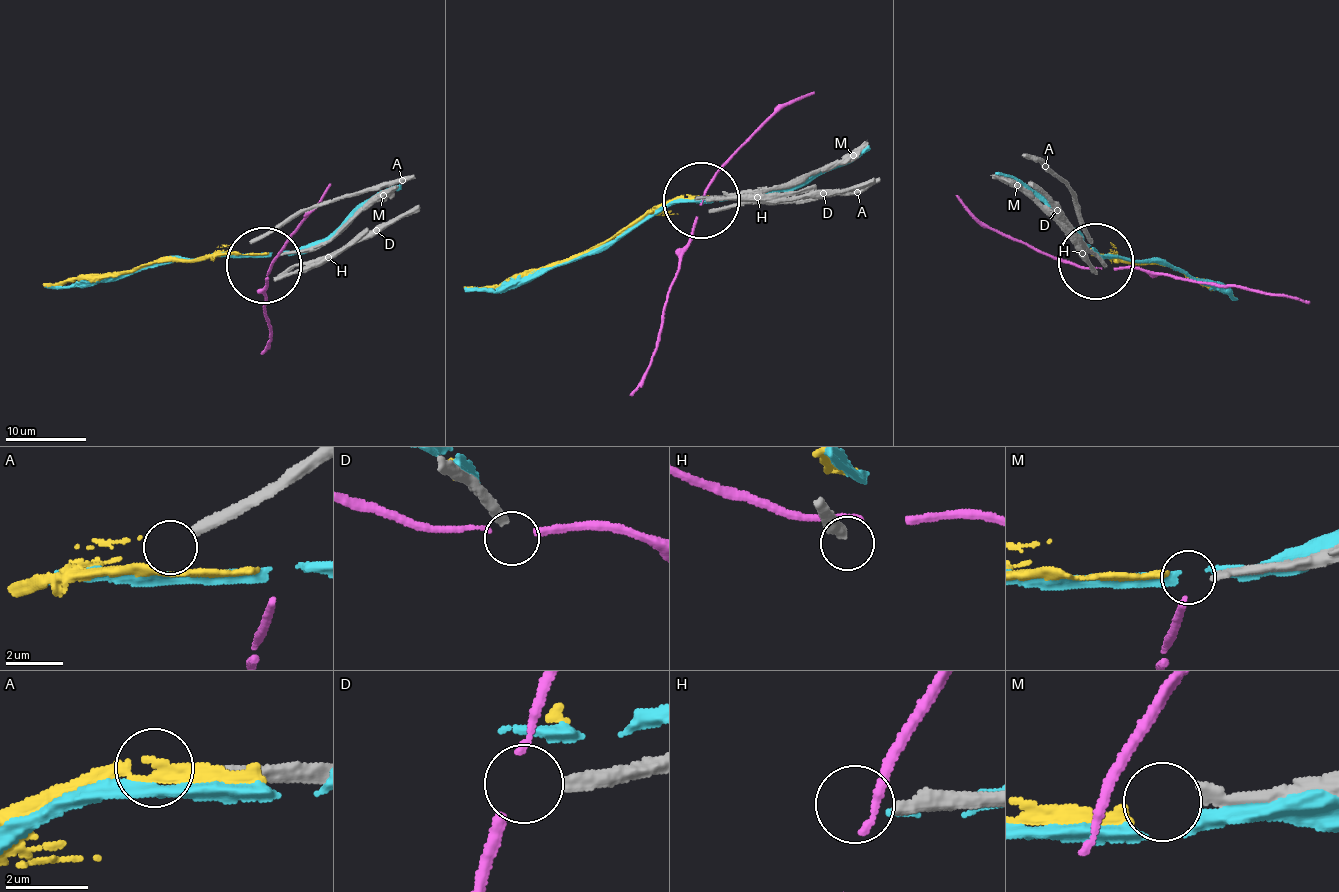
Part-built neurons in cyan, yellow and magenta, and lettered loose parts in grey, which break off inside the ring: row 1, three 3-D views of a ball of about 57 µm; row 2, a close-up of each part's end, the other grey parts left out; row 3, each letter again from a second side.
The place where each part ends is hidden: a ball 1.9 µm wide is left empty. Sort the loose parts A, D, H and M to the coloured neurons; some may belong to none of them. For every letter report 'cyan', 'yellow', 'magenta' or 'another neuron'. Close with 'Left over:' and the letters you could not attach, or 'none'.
A: another neuron
D: another neuron
H: another neuron
M: yellow
Left over: A, D, H

